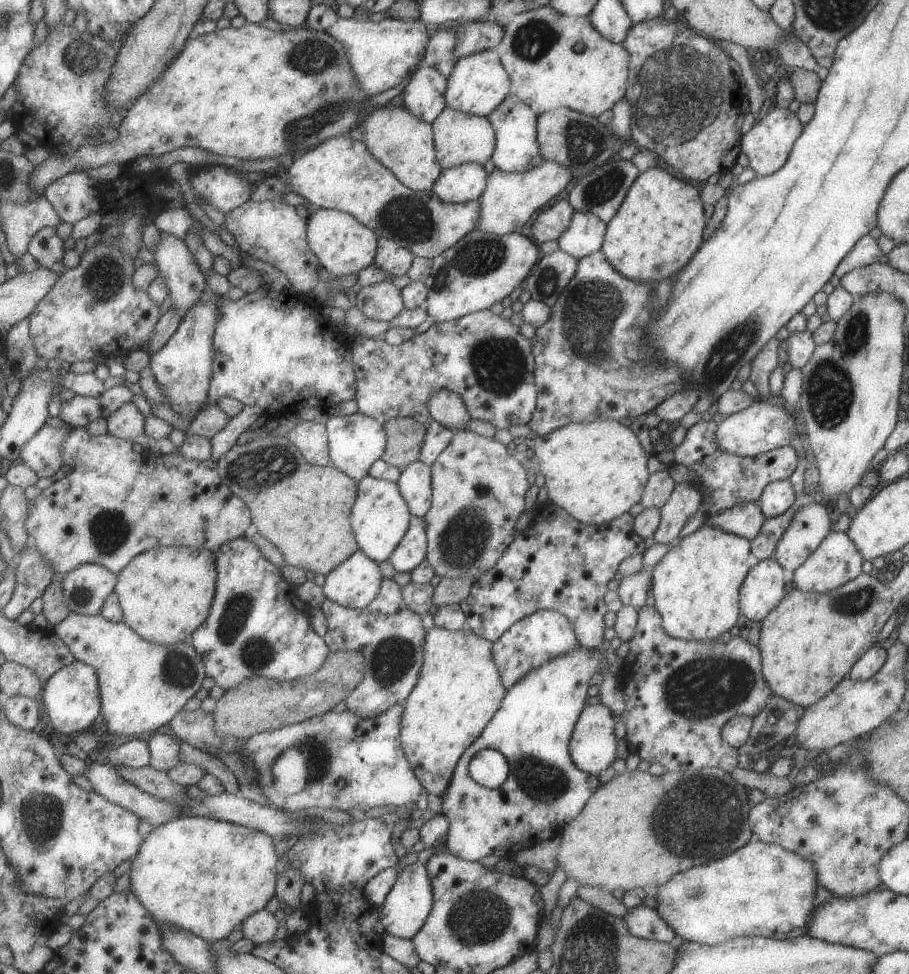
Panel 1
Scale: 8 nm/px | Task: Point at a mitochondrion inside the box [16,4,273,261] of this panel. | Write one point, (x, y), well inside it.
(82, 60)

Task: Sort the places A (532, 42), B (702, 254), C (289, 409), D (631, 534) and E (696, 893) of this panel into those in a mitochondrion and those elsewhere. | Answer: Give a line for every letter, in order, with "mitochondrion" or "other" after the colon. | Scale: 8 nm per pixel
A: mitochondrion
B: other
C: other
D: other
E: mitochondrion

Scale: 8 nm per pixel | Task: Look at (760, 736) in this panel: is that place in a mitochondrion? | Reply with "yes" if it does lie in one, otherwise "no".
no

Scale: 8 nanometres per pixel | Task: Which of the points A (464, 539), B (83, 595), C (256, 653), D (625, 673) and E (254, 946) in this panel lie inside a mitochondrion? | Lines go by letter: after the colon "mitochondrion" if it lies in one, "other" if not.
A: mitochondrion
B: mitochondrion
C: mitochondrion
D: other
E: other

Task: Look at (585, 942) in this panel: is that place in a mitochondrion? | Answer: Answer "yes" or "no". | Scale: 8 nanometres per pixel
yes

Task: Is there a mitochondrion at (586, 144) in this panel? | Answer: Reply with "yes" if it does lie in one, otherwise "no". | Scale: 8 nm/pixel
yes

